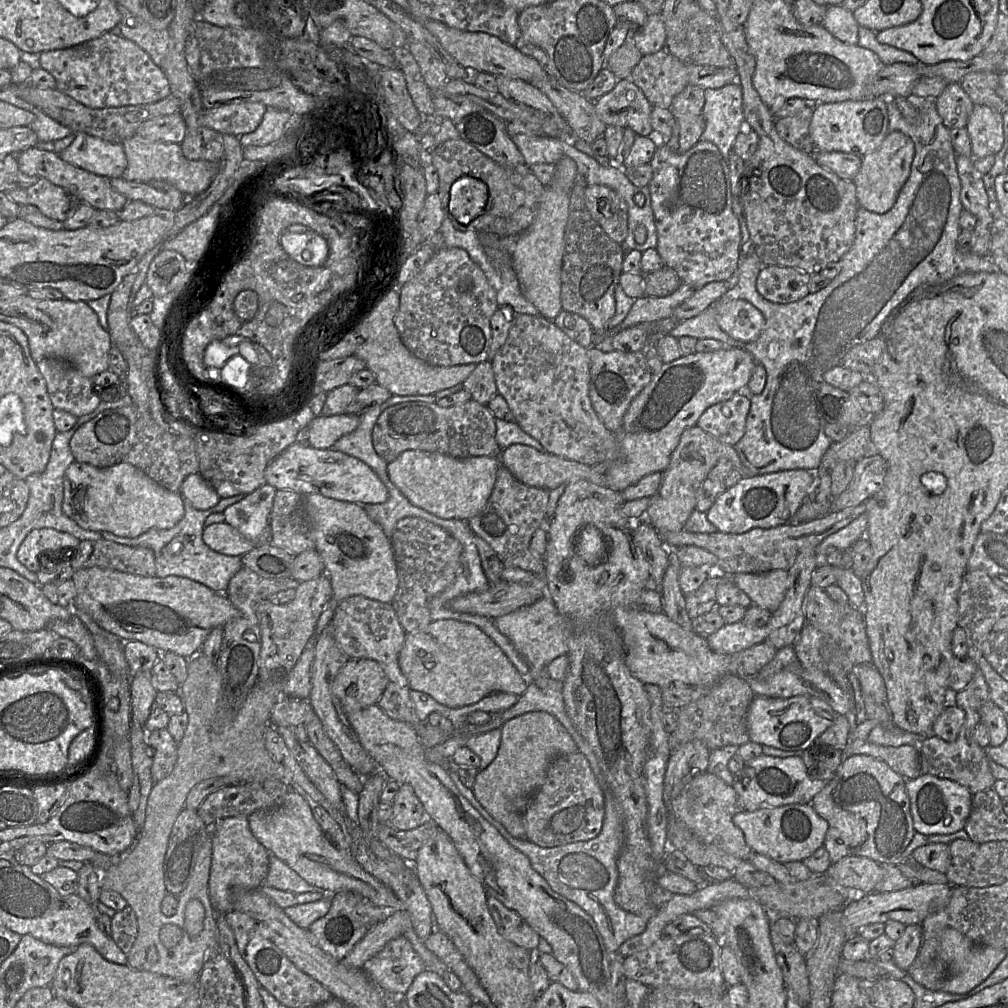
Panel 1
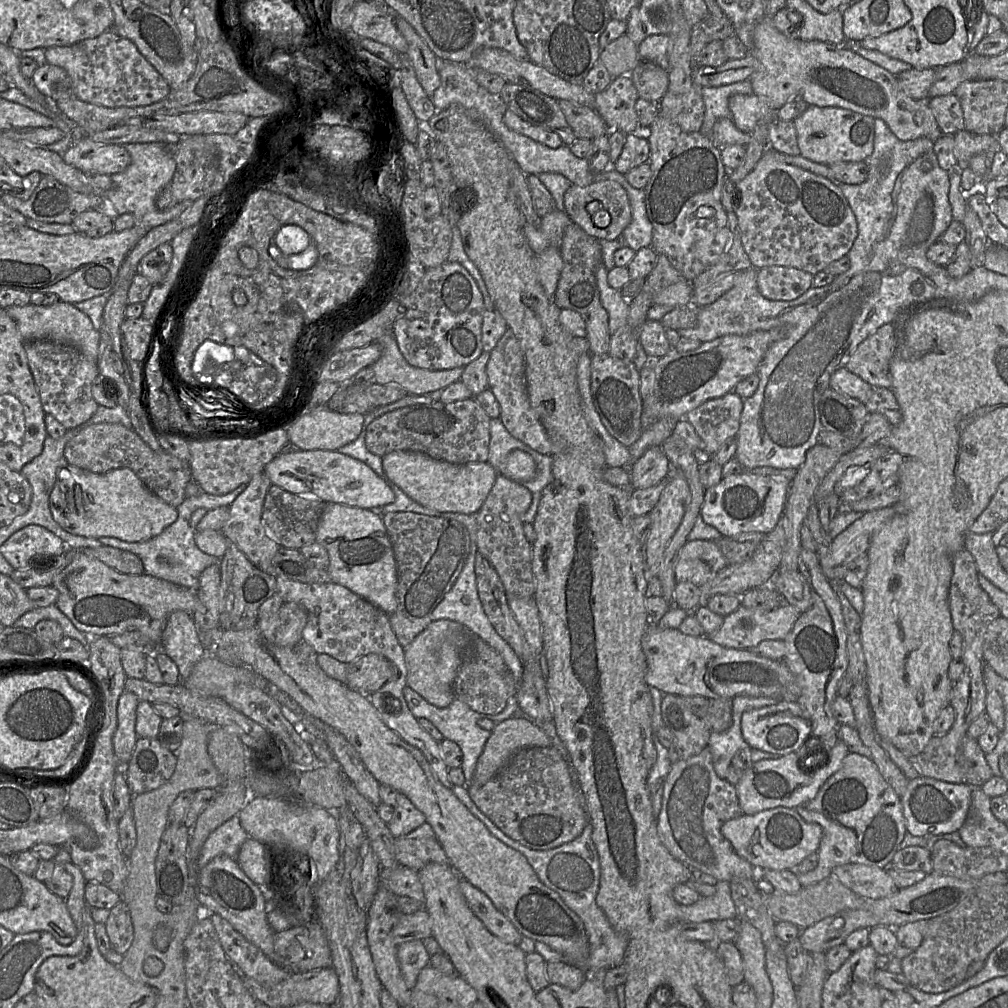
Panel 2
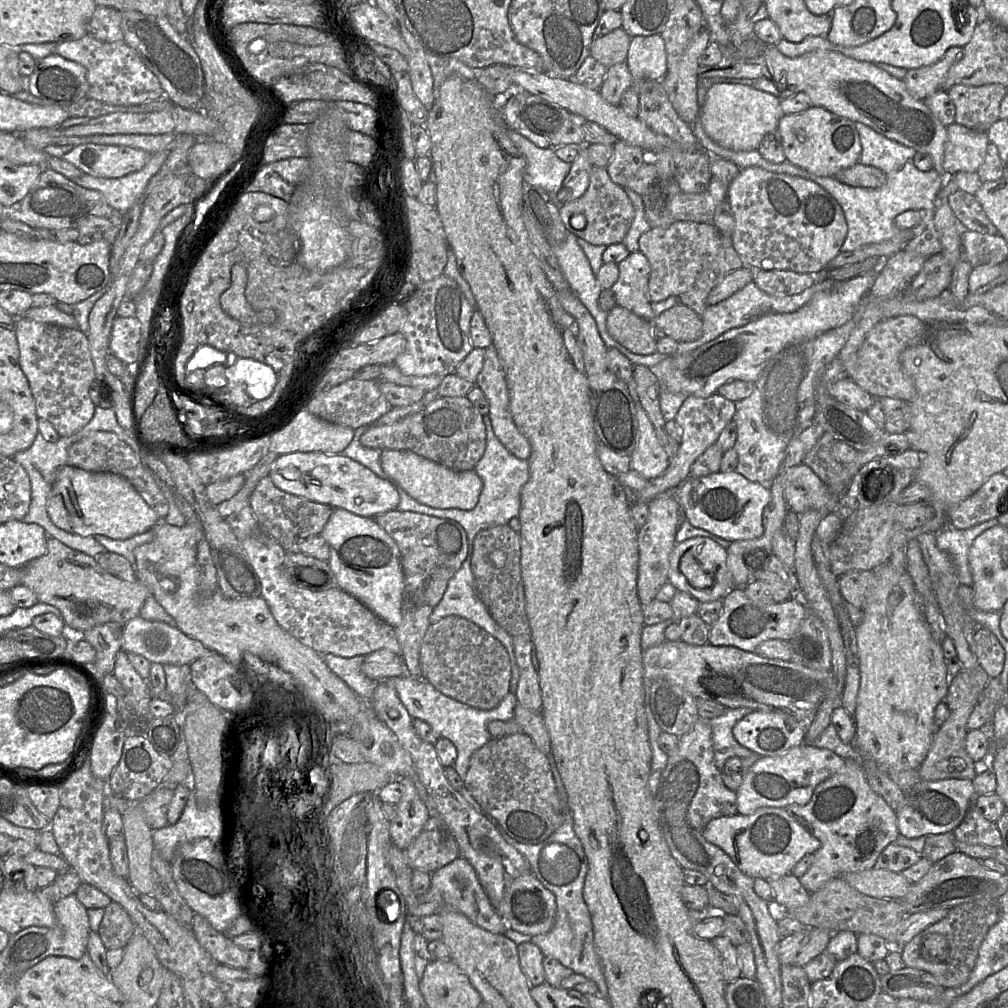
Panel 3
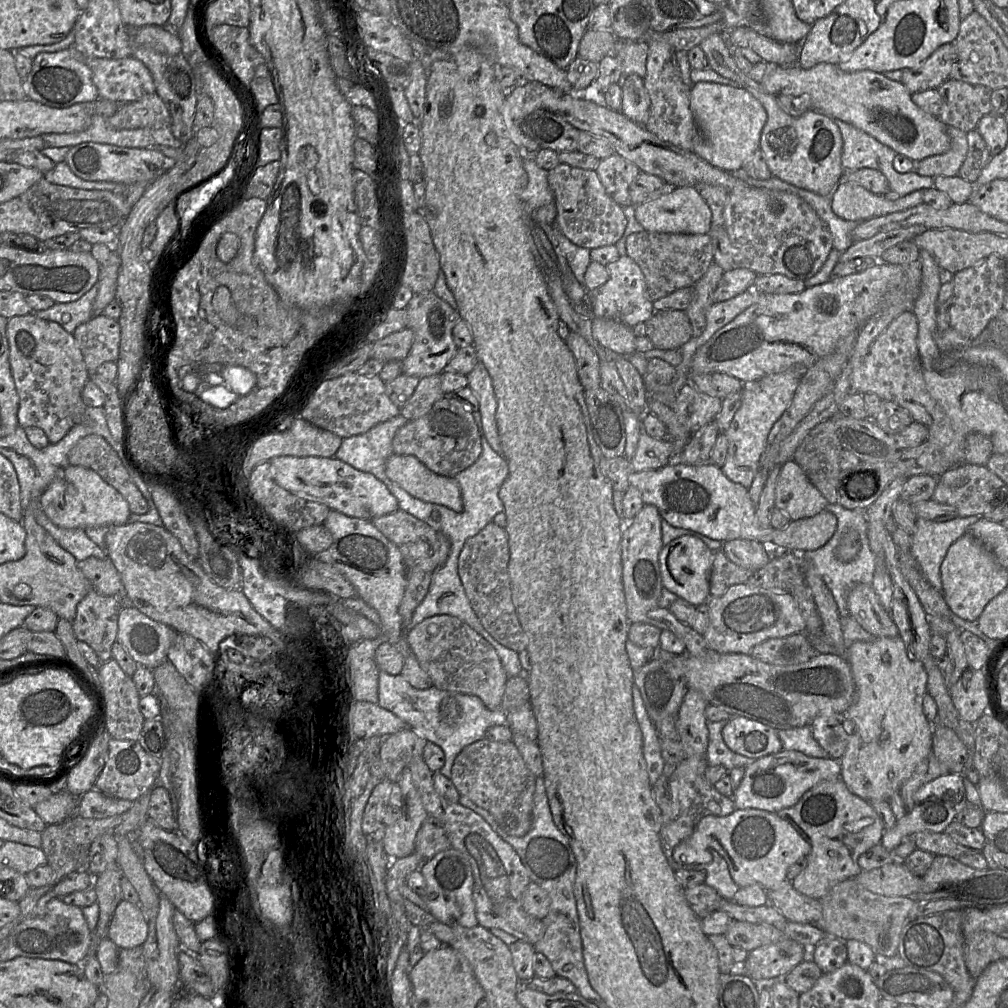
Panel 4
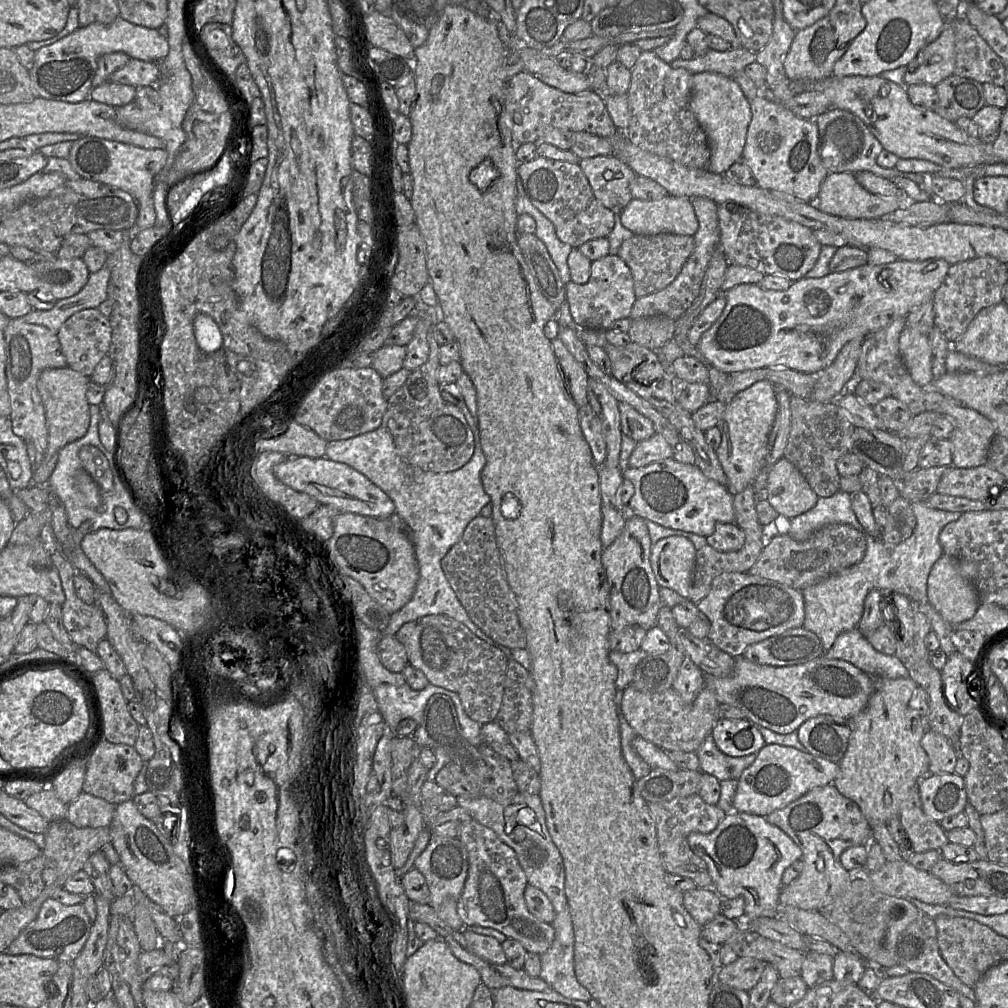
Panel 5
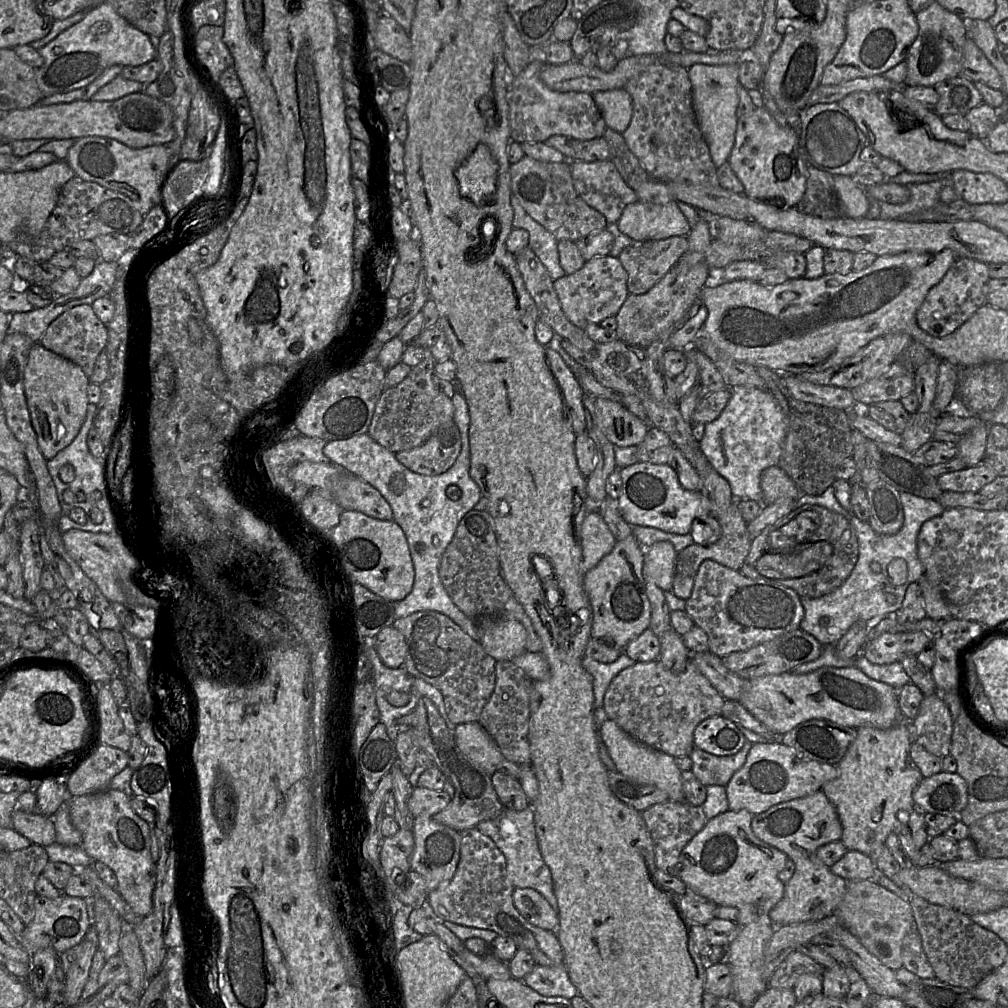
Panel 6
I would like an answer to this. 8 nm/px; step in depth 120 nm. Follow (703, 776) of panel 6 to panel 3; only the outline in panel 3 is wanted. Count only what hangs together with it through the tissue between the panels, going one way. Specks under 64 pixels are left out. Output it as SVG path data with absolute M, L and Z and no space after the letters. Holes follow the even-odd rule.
M748 708L726 709L721 716L705 720L711 729L714 764L721 774L727 759L742 759L753 754L751 750L740 745L732 733L734 725L751 712L753 711Z

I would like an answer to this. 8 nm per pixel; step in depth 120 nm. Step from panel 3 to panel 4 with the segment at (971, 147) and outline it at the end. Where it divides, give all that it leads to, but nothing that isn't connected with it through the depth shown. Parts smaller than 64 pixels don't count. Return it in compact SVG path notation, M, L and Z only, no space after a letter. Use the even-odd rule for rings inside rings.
M948 127L951 146L948 151L916 162L914 172L922 176L955 176L965 160L968 144L967 132Z

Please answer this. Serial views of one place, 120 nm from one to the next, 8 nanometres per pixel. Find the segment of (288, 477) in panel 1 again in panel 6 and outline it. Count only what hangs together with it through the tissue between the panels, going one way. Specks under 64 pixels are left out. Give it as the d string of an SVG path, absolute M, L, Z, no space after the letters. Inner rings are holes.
M299 462L290 468L289 478L296 483L302 483L309 490L328 491L343 510L357 511L378 520L393 520L393 511L378 490L332 463Z

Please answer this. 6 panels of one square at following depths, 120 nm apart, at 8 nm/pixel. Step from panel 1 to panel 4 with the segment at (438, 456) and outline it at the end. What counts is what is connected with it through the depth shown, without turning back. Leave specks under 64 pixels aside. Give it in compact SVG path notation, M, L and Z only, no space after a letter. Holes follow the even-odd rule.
M393 453L385 465L386 475L411 496L443 505L454 512L463 511L460 488L454 478L435 474L415 456Z

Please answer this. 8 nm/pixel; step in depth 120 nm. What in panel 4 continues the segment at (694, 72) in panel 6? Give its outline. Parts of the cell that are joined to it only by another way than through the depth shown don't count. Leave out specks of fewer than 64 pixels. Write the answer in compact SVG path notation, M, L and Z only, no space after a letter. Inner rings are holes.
M697 82L690 88L690 108L697 130L694 151L709 164L724 171L740 169L759 149L767 113L747 90L713 82Z

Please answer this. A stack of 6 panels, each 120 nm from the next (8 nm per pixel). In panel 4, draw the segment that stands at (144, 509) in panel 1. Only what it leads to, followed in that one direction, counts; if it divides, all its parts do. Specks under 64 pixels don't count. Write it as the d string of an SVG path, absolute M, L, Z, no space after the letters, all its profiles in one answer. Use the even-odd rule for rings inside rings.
M75 465L57 470L54 479L40 497L40 507L54 524L67 529L124 525L131 514L127 501L115 488L95 471Z

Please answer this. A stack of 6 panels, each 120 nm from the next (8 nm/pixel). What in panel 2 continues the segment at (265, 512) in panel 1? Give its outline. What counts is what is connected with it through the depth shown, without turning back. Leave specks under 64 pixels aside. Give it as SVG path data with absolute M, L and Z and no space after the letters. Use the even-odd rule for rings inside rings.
M264 471L253 477L245 490L229 506L229 517L221 530L229 542L234 543L258 569L268 574L269 565L280 548L262 520L265 496L271 485Z

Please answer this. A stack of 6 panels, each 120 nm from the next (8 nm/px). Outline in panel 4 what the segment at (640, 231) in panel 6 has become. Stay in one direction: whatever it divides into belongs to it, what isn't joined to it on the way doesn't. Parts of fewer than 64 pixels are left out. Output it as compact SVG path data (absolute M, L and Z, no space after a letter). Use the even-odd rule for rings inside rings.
M668 186L668 192L635 208L635 217L645 231L707 234L711 230L711 210L694 186Z

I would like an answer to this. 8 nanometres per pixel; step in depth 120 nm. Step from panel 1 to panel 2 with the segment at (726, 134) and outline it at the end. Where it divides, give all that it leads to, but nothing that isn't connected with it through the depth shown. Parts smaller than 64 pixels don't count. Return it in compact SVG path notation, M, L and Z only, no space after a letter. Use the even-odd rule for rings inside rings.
M744 80L718 87L702 87L701 94L705 114L699 132L711 138L714 124L723 118L731 118L729 98L736 94L751 95L753 90L750 80Z

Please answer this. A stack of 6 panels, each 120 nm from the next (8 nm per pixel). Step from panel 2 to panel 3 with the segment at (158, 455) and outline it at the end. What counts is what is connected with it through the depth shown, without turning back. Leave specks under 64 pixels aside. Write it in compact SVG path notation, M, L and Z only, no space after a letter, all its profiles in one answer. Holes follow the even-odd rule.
M95 431L68 448L68 465L89 472L110 472L129 481L144 501L163 519L169 511L168 501L151 470L144 465L139 453L112 432Z

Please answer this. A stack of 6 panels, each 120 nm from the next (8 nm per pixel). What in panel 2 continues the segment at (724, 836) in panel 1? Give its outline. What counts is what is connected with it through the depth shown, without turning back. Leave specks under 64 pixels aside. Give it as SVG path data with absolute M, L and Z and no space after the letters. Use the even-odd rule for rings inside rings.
M709 745L698 755L673 762L662 788L661 810L656 818L657 831L669 853L687 868L695 868L717 881L730 882L733 878L757 879L758 870L740 857L731 843L722 835L722 825L743 815L735 786L721 779L714 771Z

